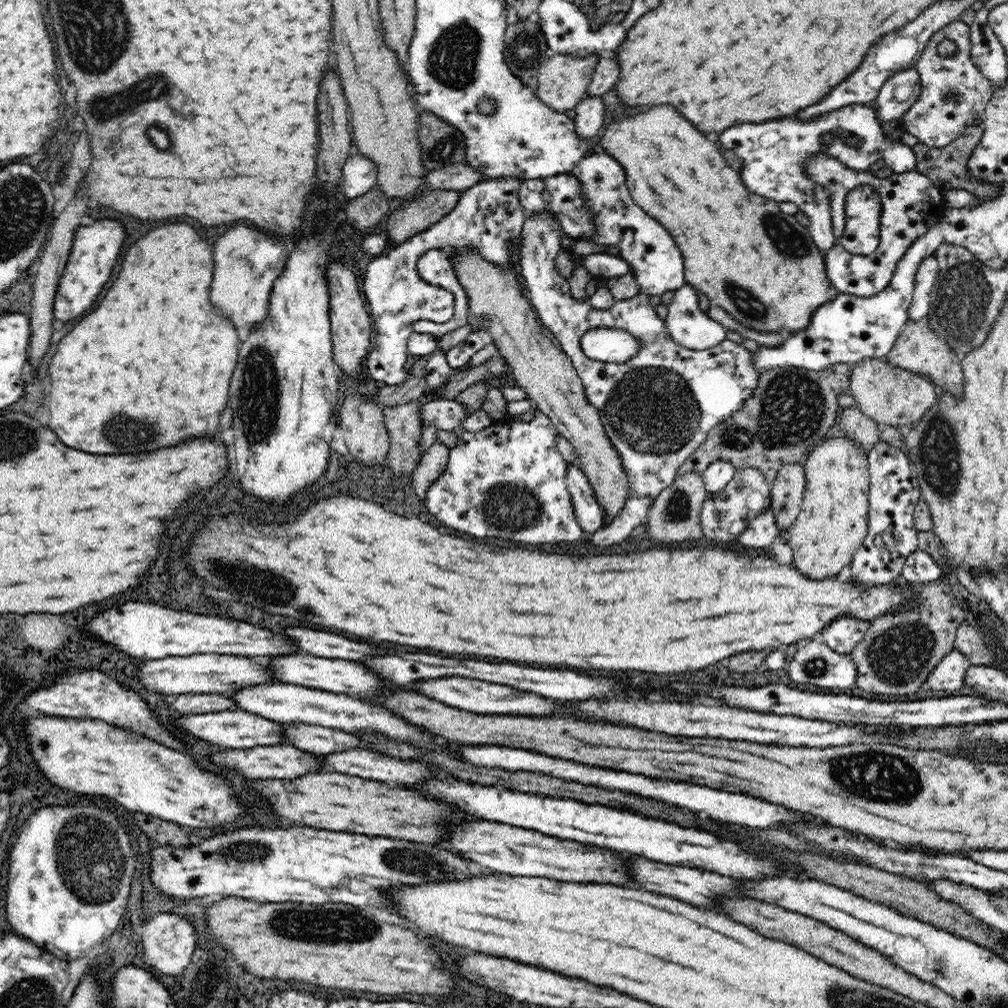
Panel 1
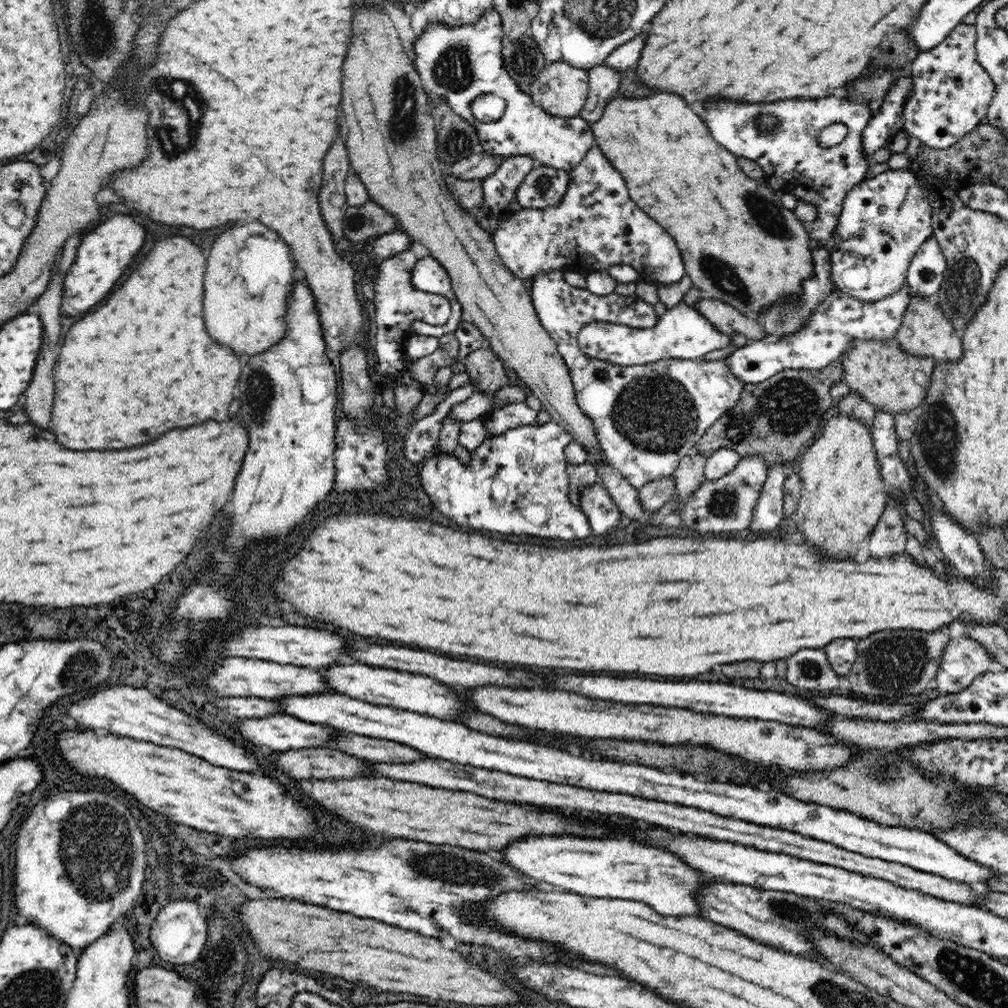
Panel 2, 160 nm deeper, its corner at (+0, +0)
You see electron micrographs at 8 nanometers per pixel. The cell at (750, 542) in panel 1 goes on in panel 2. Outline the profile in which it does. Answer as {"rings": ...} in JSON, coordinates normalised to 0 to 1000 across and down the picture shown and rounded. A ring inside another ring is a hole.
{"rings":[[[770,459],[762,464],[753,495],[747,506],[743,524],[750,528],[764,528],[780,515],[778,510],[777,482],[784,469],[785,460]]]}

